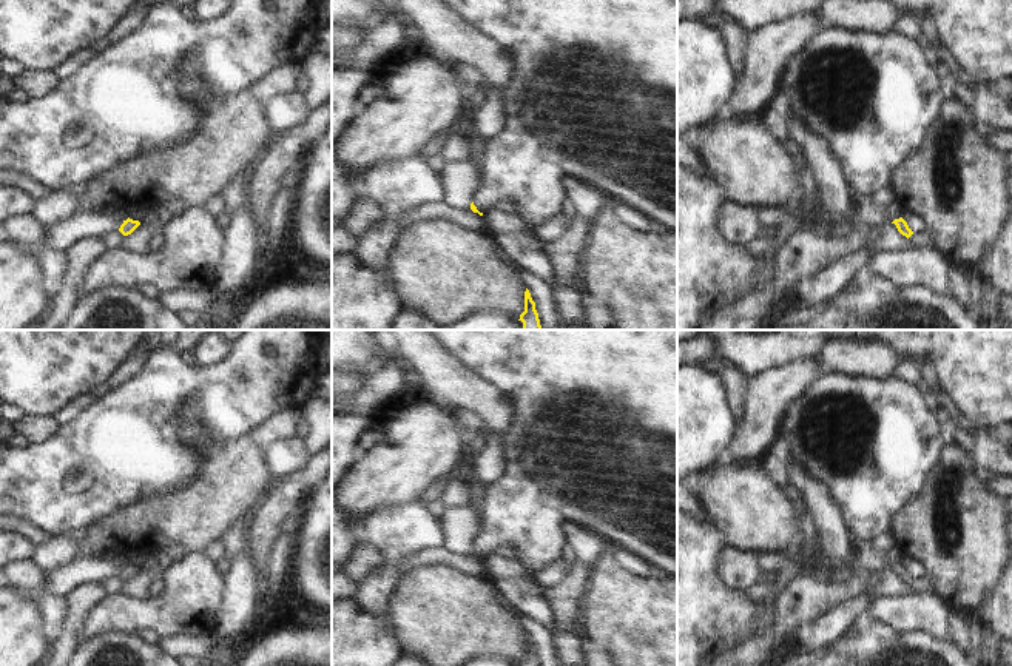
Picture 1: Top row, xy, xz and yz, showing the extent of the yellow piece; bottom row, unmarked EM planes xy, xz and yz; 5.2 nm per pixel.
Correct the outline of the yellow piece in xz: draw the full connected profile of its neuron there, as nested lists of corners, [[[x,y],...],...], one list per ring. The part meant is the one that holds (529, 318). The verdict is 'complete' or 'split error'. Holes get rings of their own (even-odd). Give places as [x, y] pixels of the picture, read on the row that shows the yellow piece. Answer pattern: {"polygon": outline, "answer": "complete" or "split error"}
{"polygon": [[[528,288],[525,291],[525,311],[520,314],[518,321],[523,322],[523,330],[541,330],[535,302]]], "answer": "complete"}

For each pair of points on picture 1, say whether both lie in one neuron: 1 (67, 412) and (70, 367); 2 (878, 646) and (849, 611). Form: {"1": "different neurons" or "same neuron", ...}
{"1": "different neurons", "2": "different neurons"}

